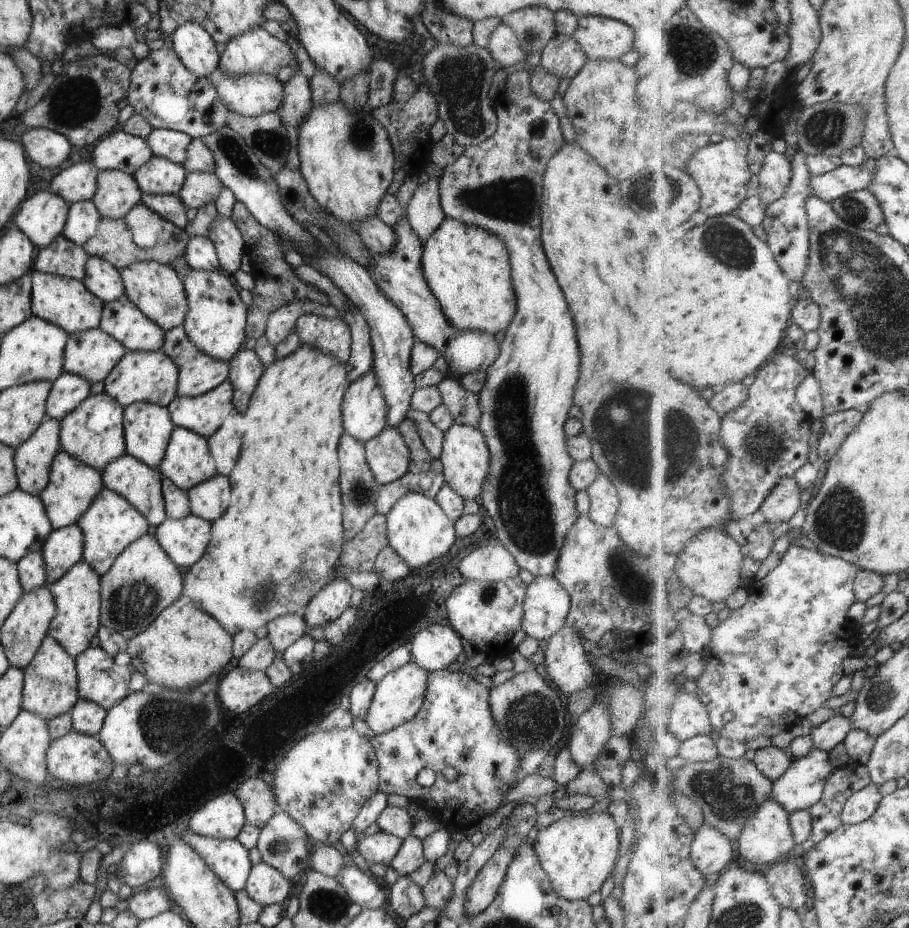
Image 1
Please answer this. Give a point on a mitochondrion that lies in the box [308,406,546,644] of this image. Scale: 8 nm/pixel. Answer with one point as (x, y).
(360, 493)

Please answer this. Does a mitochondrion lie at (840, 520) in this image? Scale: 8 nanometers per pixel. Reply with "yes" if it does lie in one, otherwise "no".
yes

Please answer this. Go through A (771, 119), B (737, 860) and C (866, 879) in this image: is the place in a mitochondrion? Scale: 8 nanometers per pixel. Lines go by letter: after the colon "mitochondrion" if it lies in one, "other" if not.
A: other
B: other
C: other

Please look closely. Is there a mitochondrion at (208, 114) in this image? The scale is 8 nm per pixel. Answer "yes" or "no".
yes

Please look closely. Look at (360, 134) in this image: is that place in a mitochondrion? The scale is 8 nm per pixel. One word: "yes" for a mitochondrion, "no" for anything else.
yes

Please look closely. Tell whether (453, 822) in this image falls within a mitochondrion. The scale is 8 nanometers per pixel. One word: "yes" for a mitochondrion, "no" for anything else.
no

